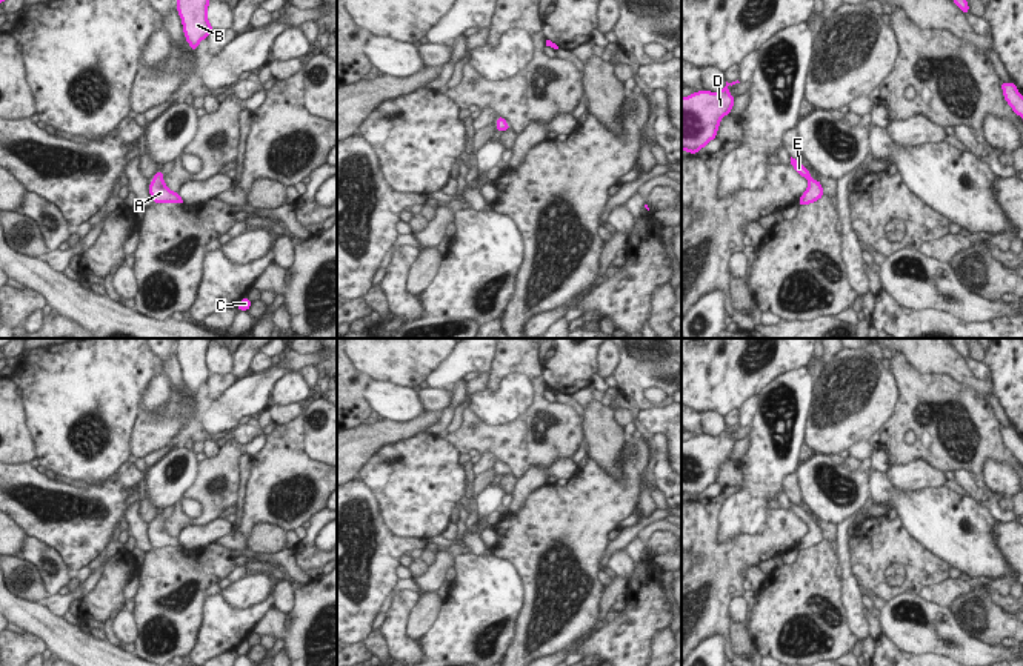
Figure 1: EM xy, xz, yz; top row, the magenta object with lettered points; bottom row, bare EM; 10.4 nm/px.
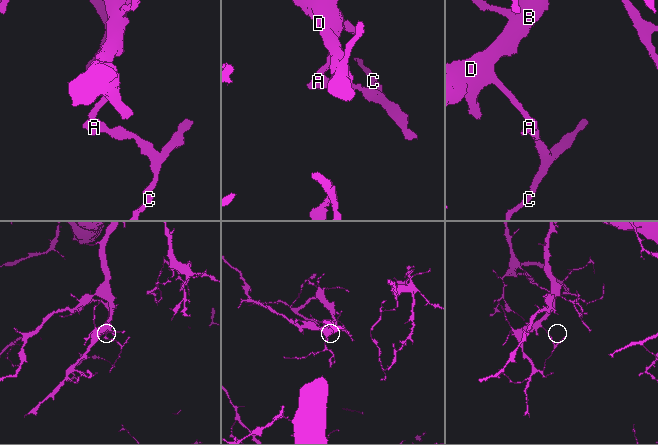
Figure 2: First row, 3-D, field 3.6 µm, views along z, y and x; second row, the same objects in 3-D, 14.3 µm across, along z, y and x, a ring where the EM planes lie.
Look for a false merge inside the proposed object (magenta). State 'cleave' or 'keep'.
keep

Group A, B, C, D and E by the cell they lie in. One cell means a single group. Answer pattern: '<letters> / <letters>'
A B C D E

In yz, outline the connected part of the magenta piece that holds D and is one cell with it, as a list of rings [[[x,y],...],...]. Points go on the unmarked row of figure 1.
[[[732,426],[728,428],[718,437],[711,435],[698,435],[692,437],[688,441],[681,441],[681,497],[688,495],[689,498],[697,498],[701,492],[705,492],[711,485],[717,481],[717,475],[720,472],[720,465],[731,458],[734,452],[735,441],[729,438],[728,431],[740,428]]]

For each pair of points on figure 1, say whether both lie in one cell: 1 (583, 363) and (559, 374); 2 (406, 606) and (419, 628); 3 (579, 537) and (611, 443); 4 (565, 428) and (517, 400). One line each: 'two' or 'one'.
1: one
2: two
3: two
4: two

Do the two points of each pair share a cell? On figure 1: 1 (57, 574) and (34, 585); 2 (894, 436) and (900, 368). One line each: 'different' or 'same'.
1: different
2: same

